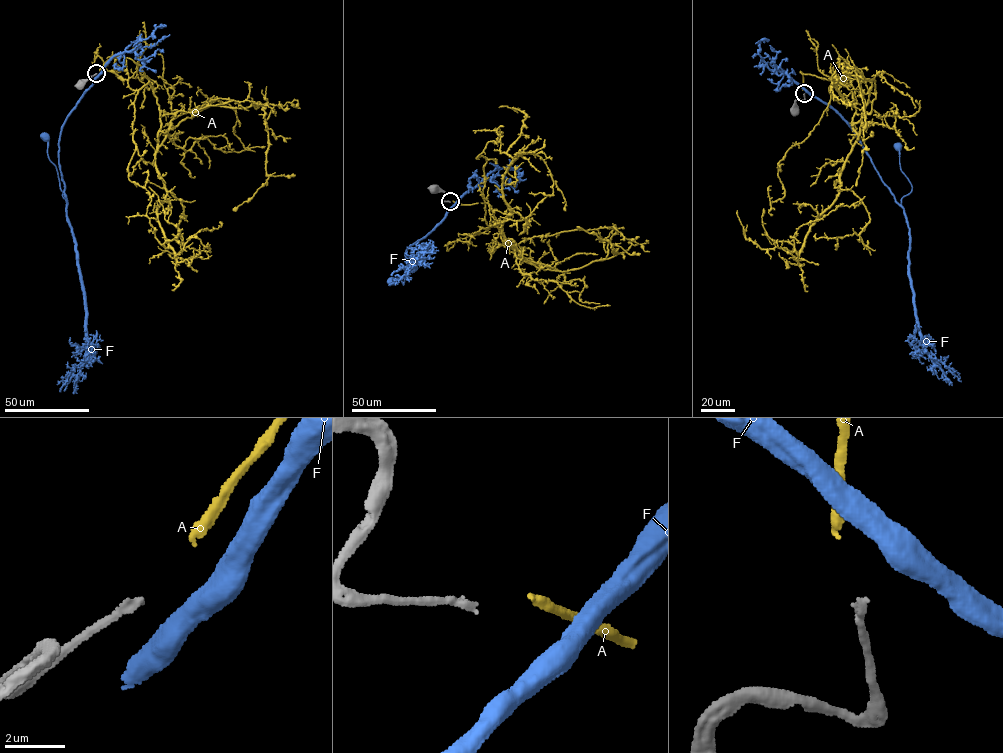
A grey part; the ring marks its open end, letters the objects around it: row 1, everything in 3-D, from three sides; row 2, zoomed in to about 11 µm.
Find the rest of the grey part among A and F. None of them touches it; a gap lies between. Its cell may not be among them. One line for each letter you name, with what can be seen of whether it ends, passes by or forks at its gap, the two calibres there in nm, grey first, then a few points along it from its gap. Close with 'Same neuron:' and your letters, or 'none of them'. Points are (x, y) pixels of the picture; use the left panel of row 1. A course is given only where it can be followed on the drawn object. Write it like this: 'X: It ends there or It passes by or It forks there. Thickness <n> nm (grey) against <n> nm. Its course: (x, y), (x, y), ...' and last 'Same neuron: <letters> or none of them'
A: It ends there. Thickness 240 nm (grey) against 280 nm. Its course: (99, 70), (130, 58), (157, 100), (155, 165), (167, 195), (157, 220), (166, 247), (179, 230), (148, 187)
Same neuron: A

